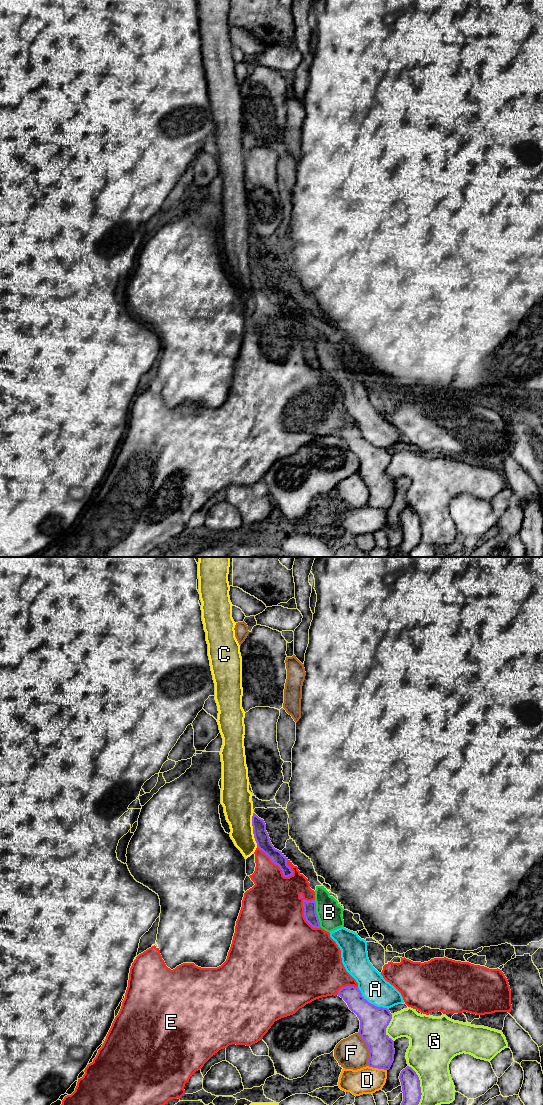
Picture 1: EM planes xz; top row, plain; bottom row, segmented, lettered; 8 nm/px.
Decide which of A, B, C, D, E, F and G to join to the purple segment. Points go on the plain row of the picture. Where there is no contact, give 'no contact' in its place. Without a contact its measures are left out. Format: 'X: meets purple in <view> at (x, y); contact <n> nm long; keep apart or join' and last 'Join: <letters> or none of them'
A: meets purple in xz at (370, 443); contact 320 nm long; keep apart
B: meets purple in xz at (316, 353); contact 220 nm long; keep apart
C: meets purple in xz at (253, 270); contact 280 nm long; keep apart
D: meets purple in xz at (377, 507); contact 160 nm long; keep apart
E: meets purple in xz at (277, 304); contact 360 nm long; keep apart
F: meets purple in xz at (368, 488); contact 280 nm long; keep apart
G: meets purple in xz at (420, 531); contact 420 nm long; keep apart
Join: none of them

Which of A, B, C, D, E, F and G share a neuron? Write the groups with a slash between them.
A B / C / D / E / F / G

